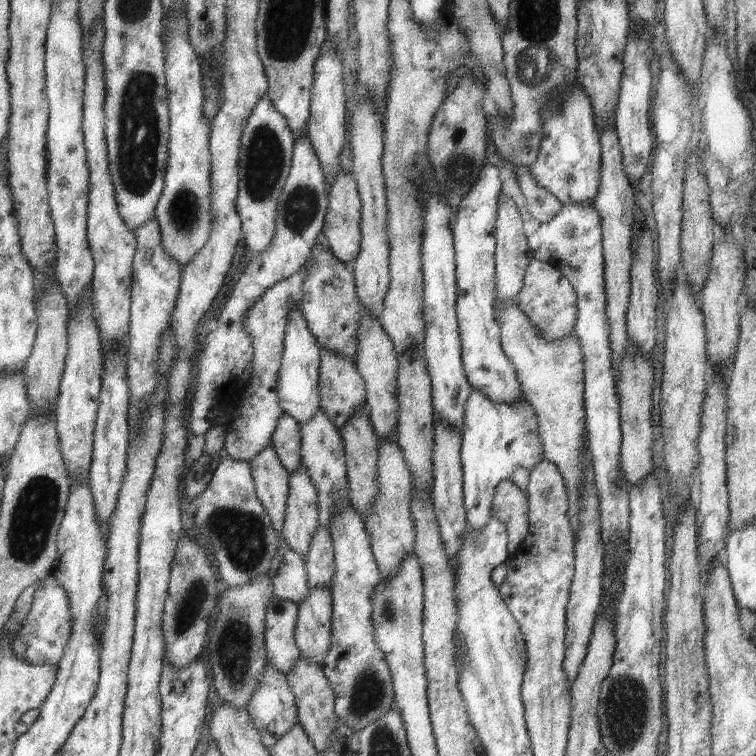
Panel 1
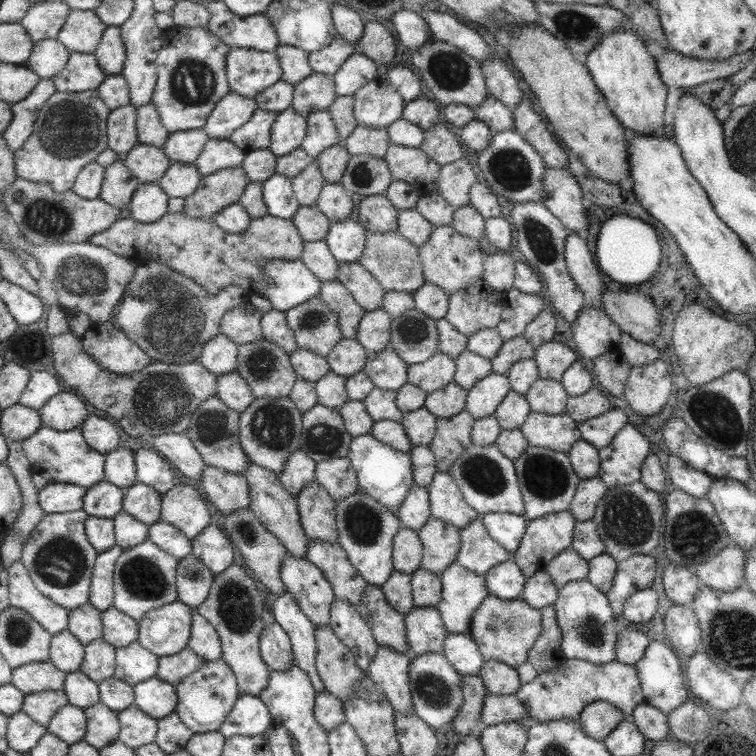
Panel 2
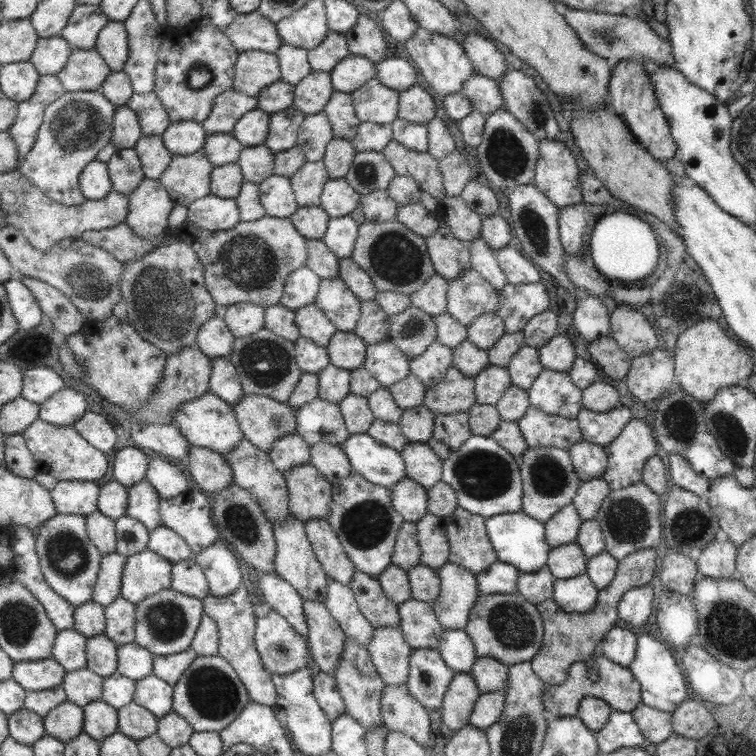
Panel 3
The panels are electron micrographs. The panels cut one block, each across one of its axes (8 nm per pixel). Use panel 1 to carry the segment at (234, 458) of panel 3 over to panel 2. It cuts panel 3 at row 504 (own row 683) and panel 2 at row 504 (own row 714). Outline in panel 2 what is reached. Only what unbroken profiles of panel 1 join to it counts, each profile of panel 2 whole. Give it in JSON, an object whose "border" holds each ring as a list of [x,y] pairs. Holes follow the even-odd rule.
{"border":[[[250,462],[244,475],[248,478],[252,490],[252,502],[249,509],[273,534],[277,535],[277,538],[280,538],[290,554],[297,558],[305,557],[308,553],[310,538],[302,525],[300,507],[292,492],[284,486],[278,474],[254,462]]]}

